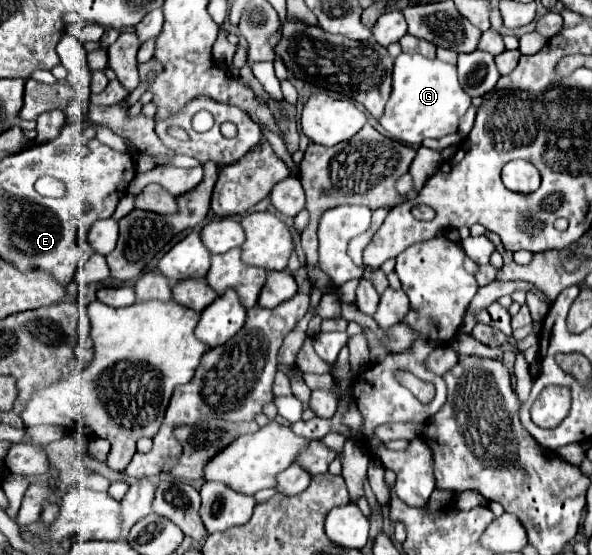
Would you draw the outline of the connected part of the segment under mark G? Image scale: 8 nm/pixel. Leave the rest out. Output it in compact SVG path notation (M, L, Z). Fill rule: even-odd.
M399 54L397 60L395 60L395 68L393 68L393 90L391 90L389 102L385 106L385 112L379 118L379 124L397 142L417 148L417 146L421 146L421 142L425 138L443 138L447 134L457 132L459 120L463 118L463 114L467 112L469 106L471 106L471 96L465 94L465 90L459 86L455 66L451 66L447 62L441 62L437 58L435 60L423 58L421 54Z

